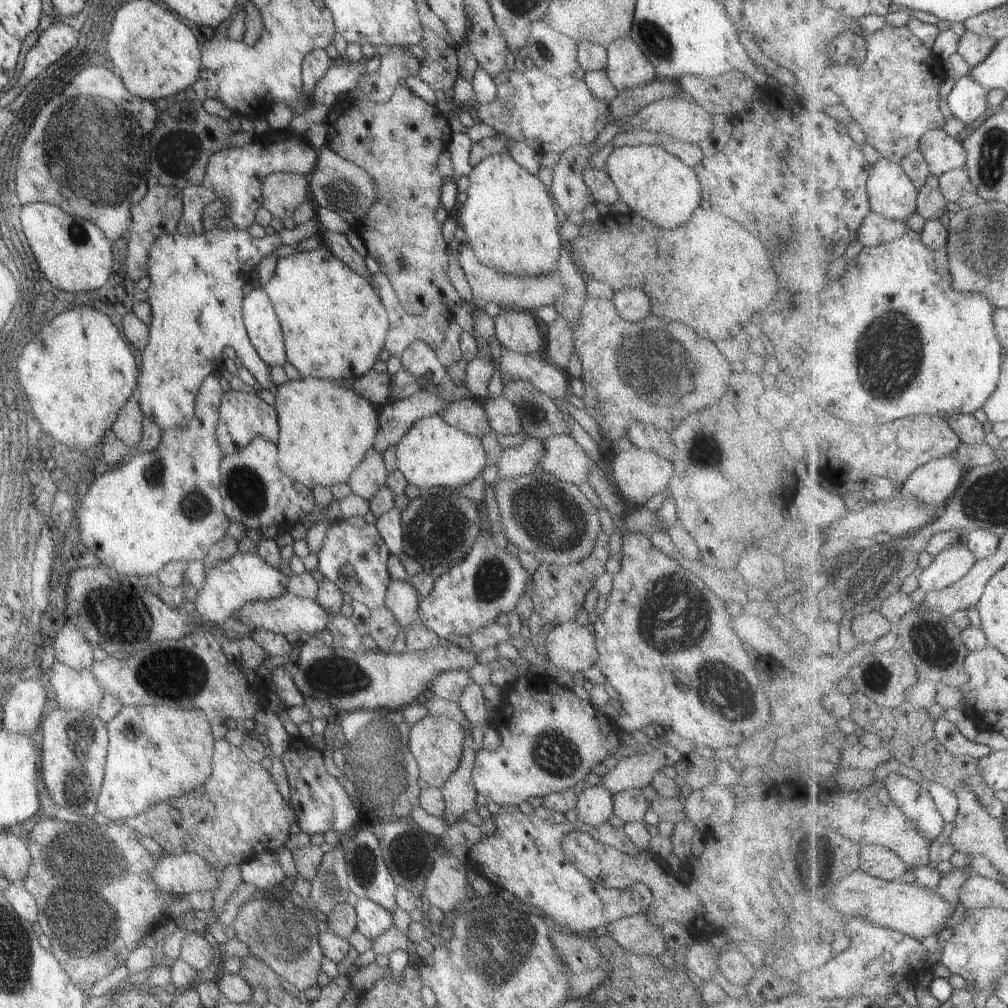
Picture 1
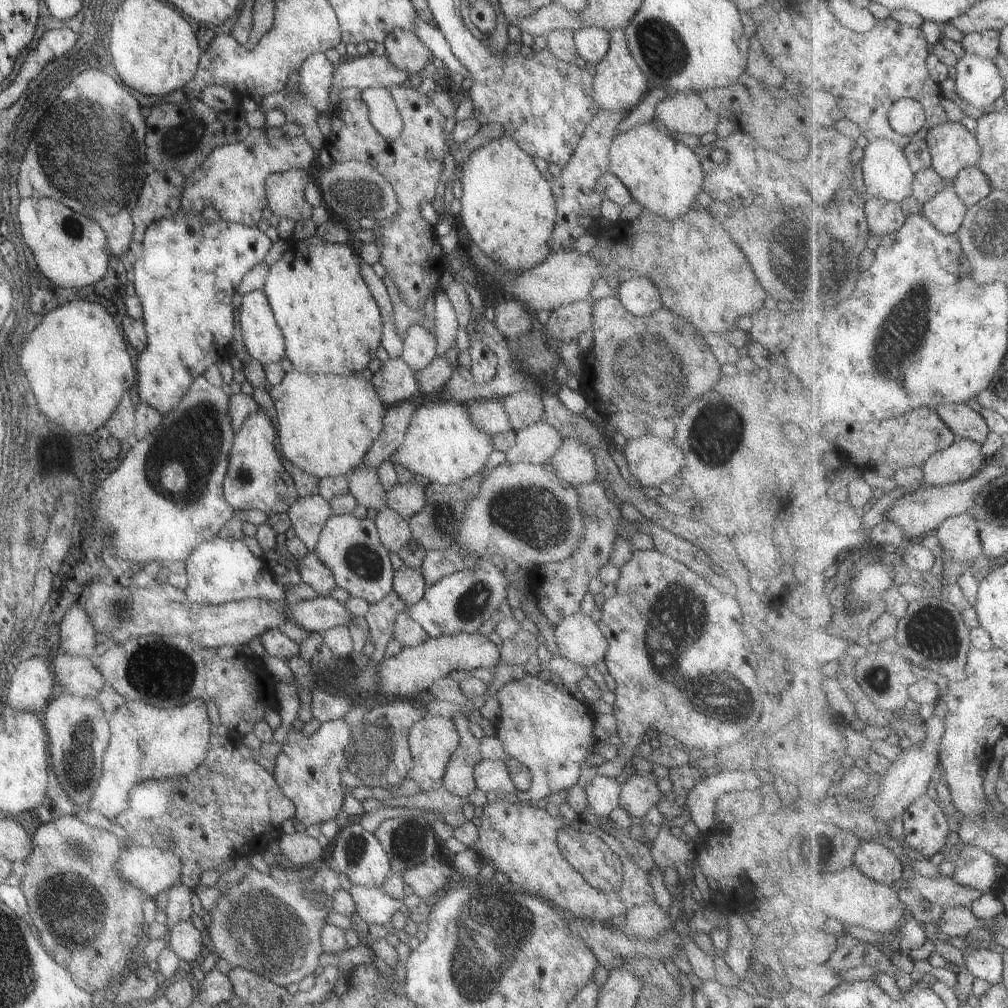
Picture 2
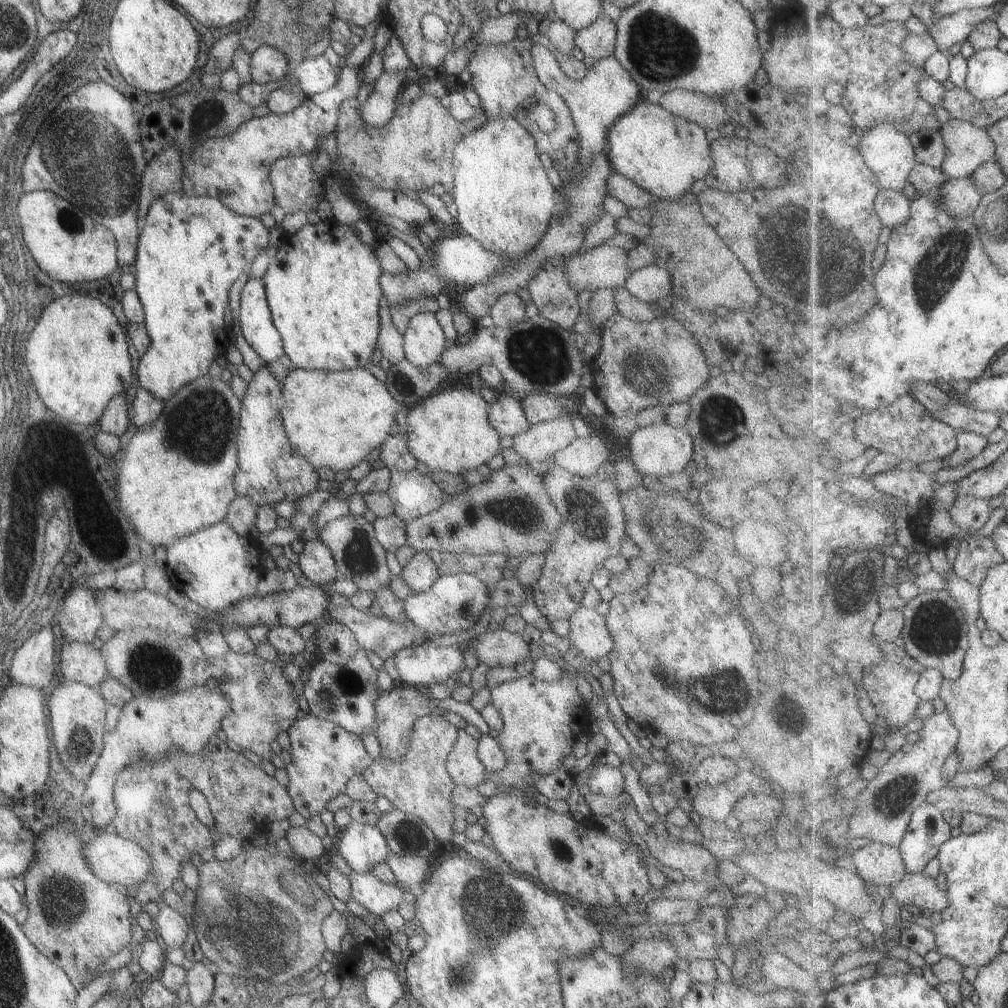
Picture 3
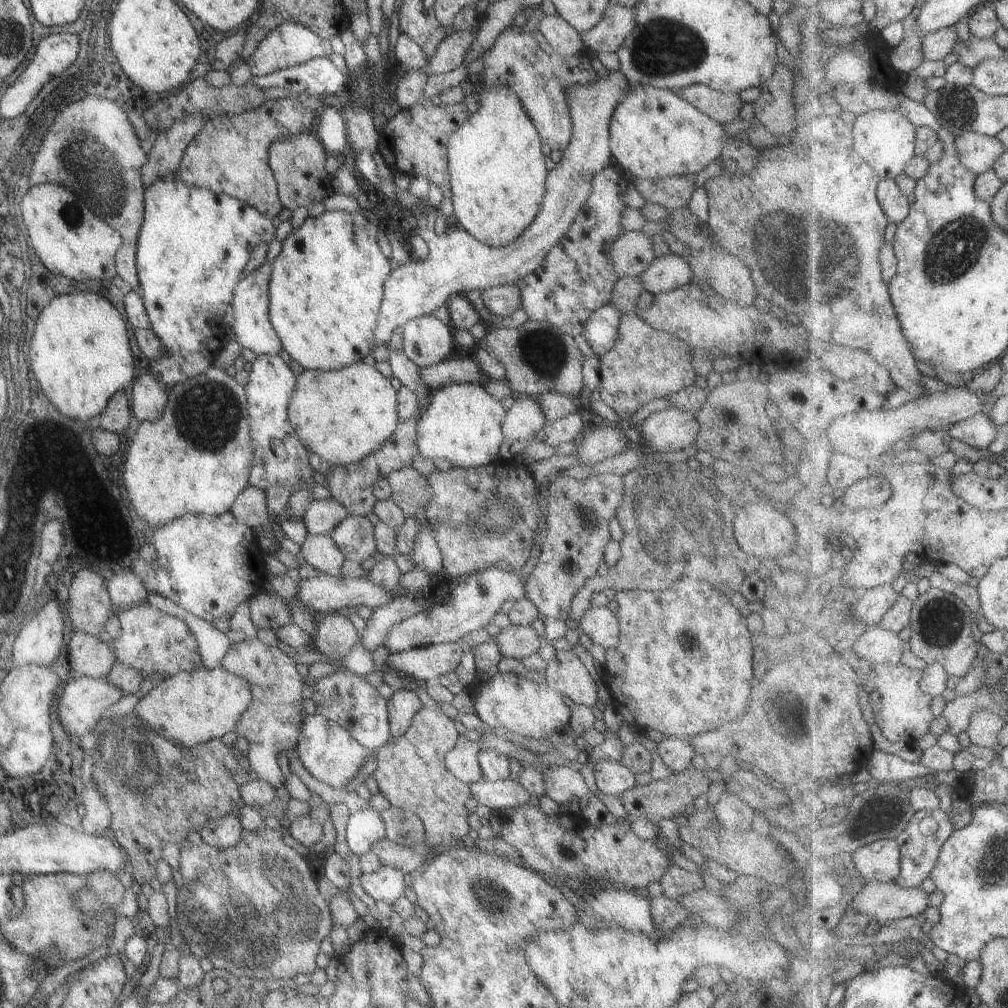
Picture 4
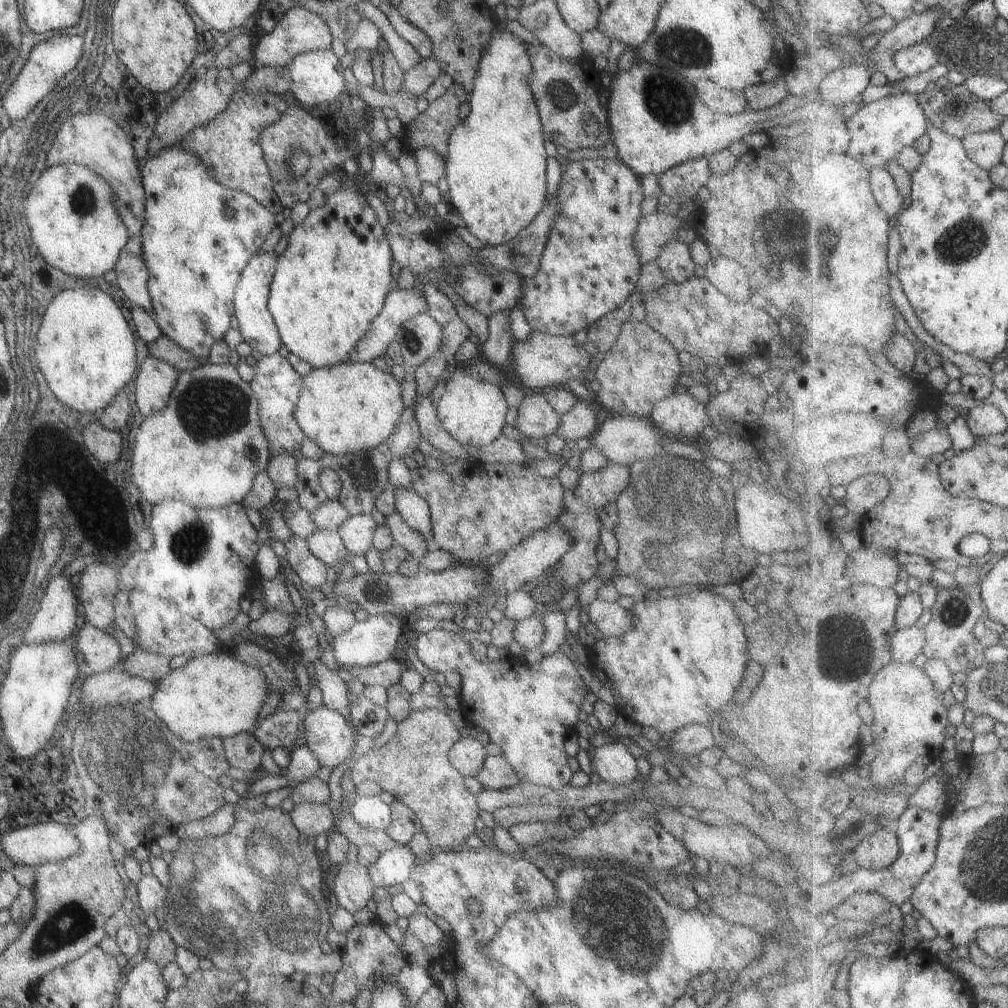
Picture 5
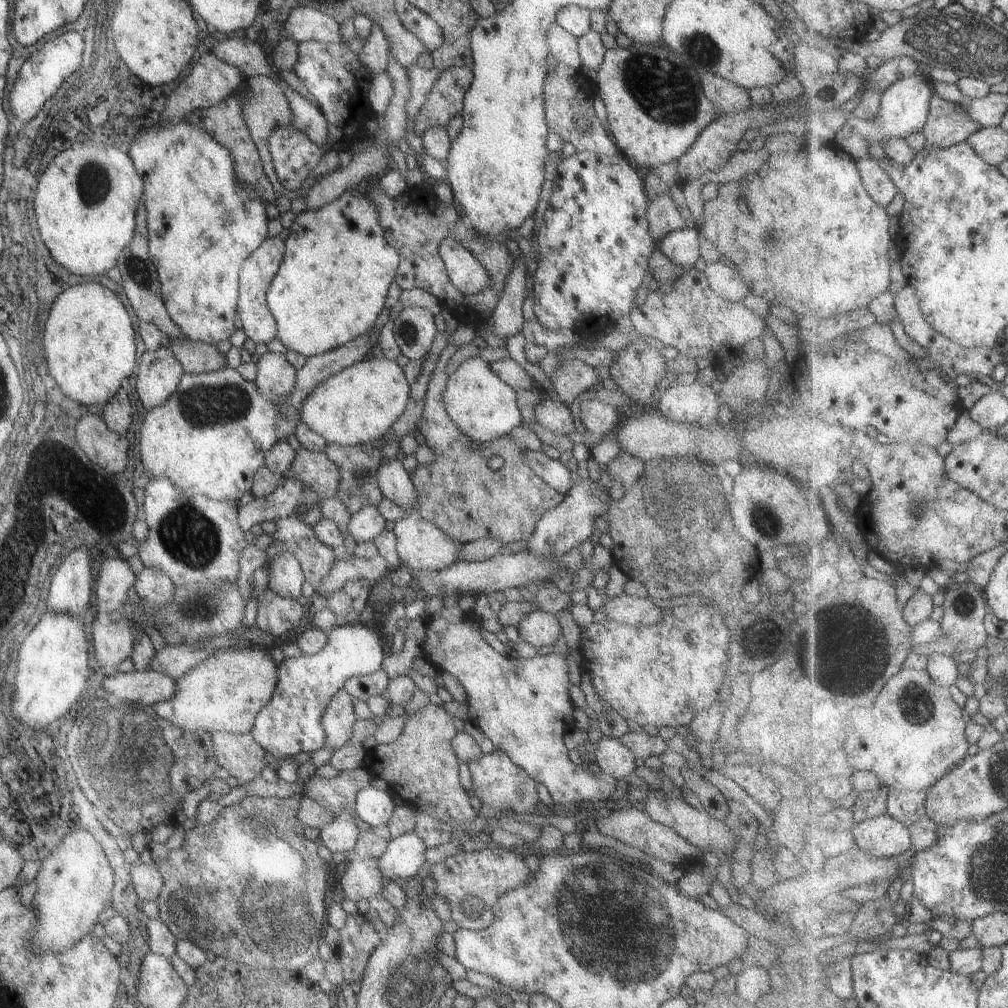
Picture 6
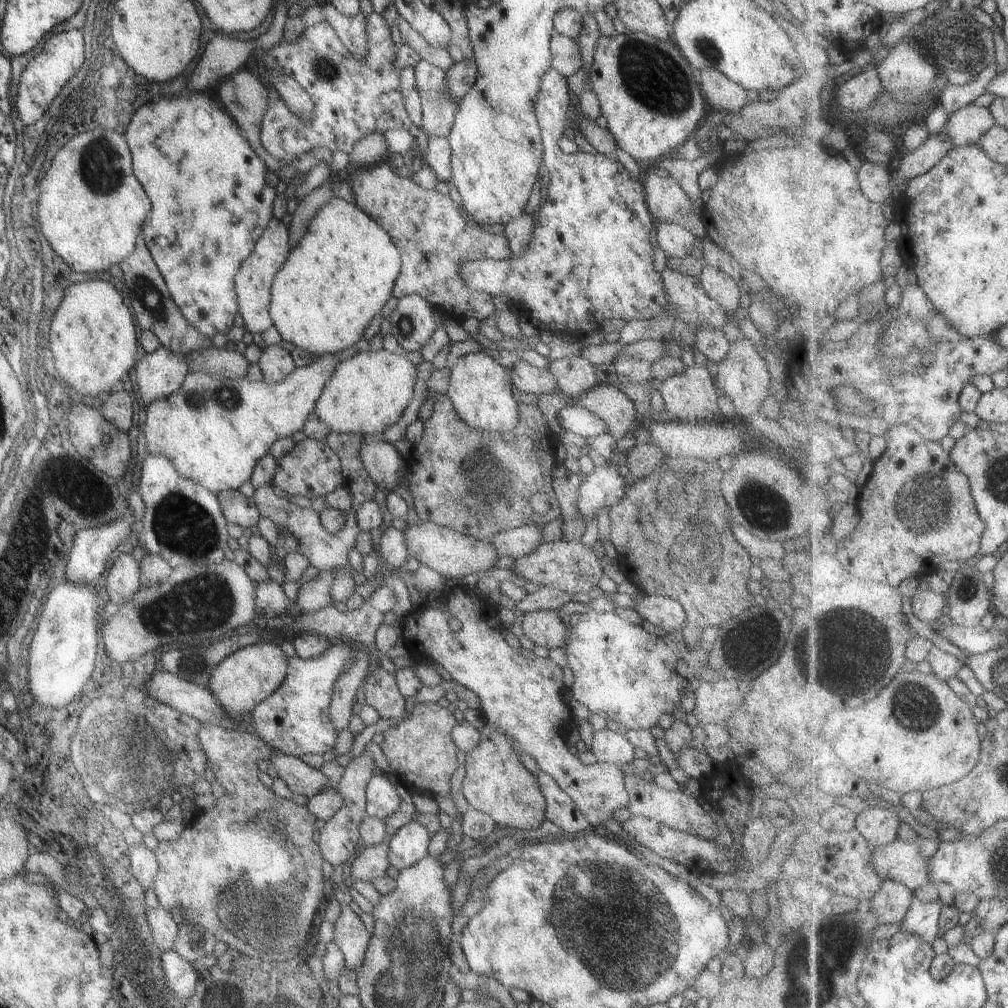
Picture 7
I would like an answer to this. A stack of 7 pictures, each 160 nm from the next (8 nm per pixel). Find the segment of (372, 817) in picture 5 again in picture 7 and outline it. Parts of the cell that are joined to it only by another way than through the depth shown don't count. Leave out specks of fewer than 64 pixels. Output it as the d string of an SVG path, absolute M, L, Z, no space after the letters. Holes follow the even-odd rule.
M385 774L372 776L364 786L364 814L384 821L399 806L400 800Z

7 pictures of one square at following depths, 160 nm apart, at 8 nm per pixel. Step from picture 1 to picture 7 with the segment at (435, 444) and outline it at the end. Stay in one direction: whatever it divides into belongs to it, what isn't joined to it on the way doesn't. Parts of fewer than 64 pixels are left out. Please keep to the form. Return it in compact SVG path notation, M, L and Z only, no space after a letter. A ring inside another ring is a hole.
M470 352L459 357L450 370L443 394L451 400L455 414L469 428L506 433L517 424L517 402L513 398L507 370L487 353Z

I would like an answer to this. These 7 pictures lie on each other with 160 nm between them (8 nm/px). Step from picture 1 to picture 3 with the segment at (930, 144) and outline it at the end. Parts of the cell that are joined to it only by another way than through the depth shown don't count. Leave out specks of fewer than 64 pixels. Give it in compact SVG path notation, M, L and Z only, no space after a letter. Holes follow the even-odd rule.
M951 118L940 130L944 143L948 148L948 156L943 161L941 169L951 179L964 179L972 174L986 162L996 156L996 144L992 141L986 128L981 128L970 122Z

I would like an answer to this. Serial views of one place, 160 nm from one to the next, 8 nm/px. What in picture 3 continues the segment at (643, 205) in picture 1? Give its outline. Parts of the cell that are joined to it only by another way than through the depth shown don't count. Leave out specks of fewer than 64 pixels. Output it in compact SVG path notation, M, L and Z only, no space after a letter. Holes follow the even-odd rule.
M644 97L639 99L625 114L619 115L606 132L605 154L616 173L648 192L653 199L679 198L690 190L691 185L702 179L711 168L709 144L705 130L688 120L669 114L661 105L651 104Z

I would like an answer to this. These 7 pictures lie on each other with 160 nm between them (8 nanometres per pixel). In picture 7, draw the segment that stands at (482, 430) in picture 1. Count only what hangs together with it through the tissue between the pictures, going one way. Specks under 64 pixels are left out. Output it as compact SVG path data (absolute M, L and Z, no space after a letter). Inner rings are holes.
M575 404L564 406L555 414L560 428L565 432L579 434L585 439L606 432L604 421L599 420L593 413Z

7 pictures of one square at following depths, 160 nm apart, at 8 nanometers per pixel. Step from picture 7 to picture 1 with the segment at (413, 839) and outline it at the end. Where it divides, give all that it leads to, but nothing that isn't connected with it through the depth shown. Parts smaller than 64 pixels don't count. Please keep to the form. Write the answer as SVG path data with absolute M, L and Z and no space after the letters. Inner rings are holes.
M357 899L354 913L357 932L371 941L392 925L392 914L367 899Z

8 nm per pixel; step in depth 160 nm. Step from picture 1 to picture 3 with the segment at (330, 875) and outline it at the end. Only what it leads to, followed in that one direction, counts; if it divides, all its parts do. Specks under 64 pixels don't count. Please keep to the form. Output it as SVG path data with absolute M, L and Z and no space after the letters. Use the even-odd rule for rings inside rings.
M250 845L250 850L241 851L235 858L231 860L211 860L202 862L199 867L196 868L198 874L199 884L193 896L193 906L187 911L187 921L189 926L193 928L195 937L203 956L207 958L211 963L218 966L218 971L229 976L237 976L240 978L247 978L247 980L268 981L271 983L287 983L290 978L301 978L311 968L316 966L322 958L322 953L326 949L323 944L322 936L320 934L321 922L325 919L327 913L334 910L330 901L321 890L314 883L314 880L310 878L309 874L305 872L301 866L297 865L289 856L281 854L281 852L275 850L273 854L270 854L265 846L255 847Z

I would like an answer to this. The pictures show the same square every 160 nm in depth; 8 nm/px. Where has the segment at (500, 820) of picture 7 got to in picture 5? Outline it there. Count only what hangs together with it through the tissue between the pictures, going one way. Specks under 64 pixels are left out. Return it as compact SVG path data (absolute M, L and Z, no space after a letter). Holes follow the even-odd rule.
M486 755L475 778L483 789L491 790L512 787L519 782L513 768L509 766L503 755Z

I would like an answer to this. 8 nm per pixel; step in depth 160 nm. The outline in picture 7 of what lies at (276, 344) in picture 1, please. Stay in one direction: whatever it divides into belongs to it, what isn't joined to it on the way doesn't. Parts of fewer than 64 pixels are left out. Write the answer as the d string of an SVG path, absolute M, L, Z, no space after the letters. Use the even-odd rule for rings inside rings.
M271 217L268 225L257 238L252 251L245 260L242 260L234 274L234 290L236 292L236 305L242 316L245 330L250 334L261 334L272 325L267 307L269 304L269 291L273 275L280 269L288 253L288 227L287 222Z

